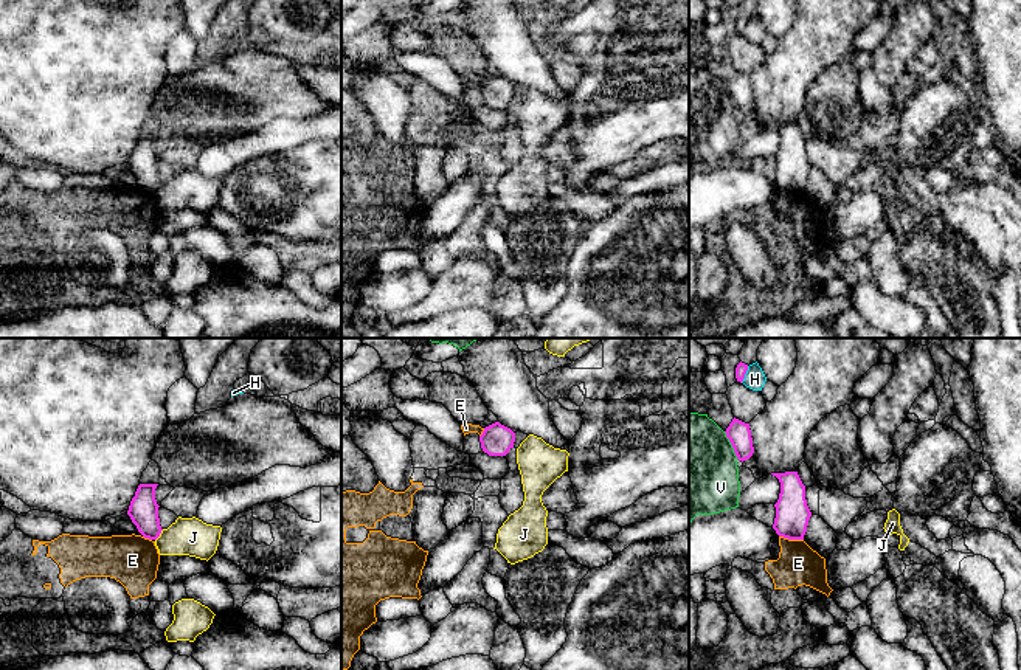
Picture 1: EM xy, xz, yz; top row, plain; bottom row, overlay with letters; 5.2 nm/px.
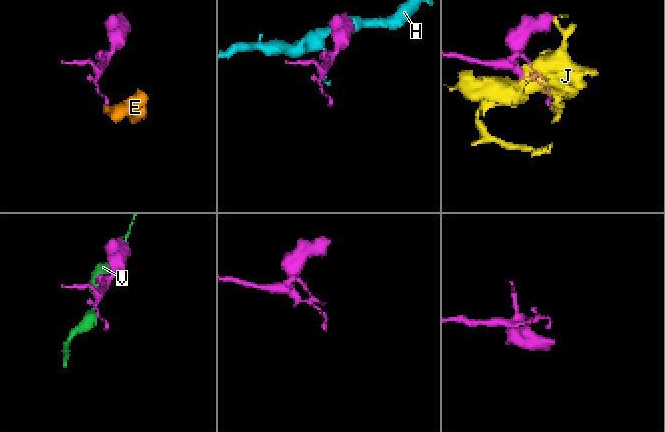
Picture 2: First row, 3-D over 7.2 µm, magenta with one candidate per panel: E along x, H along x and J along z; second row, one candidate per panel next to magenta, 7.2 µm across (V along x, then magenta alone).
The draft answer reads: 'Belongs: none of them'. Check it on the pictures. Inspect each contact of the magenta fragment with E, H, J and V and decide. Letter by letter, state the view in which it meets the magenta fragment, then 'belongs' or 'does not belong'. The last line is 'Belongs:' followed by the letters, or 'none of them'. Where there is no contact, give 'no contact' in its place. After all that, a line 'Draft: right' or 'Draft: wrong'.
E: contact in yz; does not belong
H: contact in yz; does not belong
J: contact in xy; does not belong
V: contact in yz; does not belong
Belongs: none of them
Draft: right

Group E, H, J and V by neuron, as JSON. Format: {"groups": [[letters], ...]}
{"groups": [["E"], ["H"], ["J"], ["V"]]}

